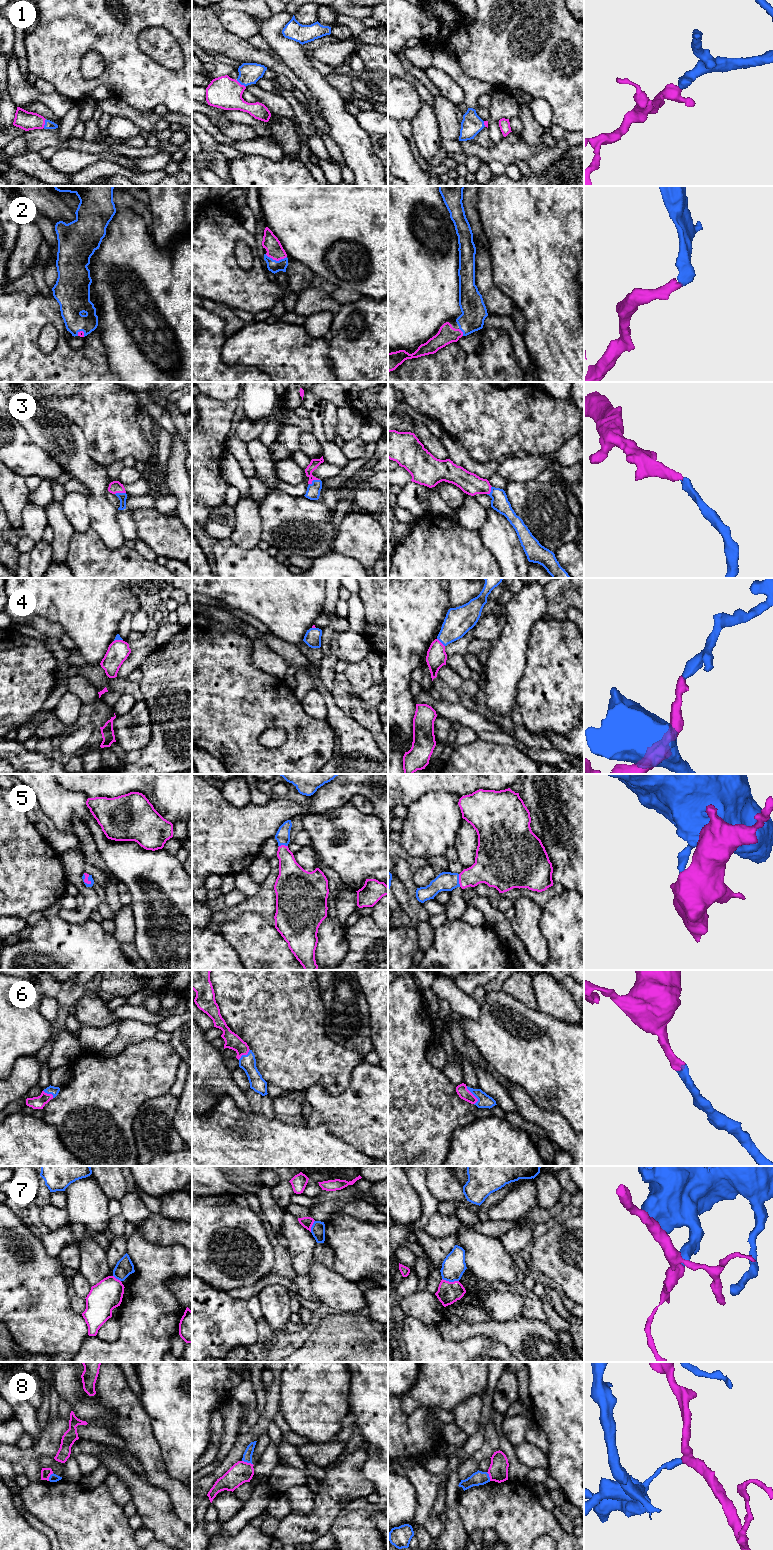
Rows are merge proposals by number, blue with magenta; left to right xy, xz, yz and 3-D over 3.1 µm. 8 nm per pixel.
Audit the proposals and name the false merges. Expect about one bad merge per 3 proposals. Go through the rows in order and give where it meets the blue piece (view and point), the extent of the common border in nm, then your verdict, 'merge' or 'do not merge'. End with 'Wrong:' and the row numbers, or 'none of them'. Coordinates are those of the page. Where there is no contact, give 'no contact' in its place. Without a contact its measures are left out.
1: contact xz (241, 84); length 100 nm; merge
2: contact xz (275, 260); length 180 nm; merge
3: contact xz (314, 480); length 100 nm; merge
4: contact yz (440, 641); length 90 nm; merge
5: contact yz (458, 880); length 110 nm; merge
6: contact yz (473, 1094); length 170 nm; merge
7: contact yz (450, 1281); length 140 nm; do not merge
8: contact xz (247, 1462); length 90 nm; do not merge
Wrong: 7, 8

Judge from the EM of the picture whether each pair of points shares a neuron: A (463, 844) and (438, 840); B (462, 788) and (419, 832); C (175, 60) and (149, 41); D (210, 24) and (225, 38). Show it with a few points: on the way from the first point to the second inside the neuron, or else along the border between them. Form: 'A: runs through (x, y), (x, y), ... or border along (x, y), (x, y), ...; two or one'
A: border along (461, 820), (454, 844); two
B: border along (433, 791), (447, 791), (460, 797); two
C: runs through (169, 54), (155, 41); one
D: runs through (214, 28), (221, 35); one

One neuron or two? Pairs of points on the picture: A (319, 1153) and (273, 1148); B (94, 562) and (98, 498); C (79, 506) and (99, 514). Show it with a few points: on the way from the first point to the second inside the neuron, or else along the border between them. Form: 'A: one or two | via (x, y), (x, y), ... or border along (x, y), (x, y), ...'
A: one | via (308, 1153), (284, 1153)
B: two | border along (90, 527), (109, 548), (114, 548)
C: two | border along (86, 497), (90, 527)

